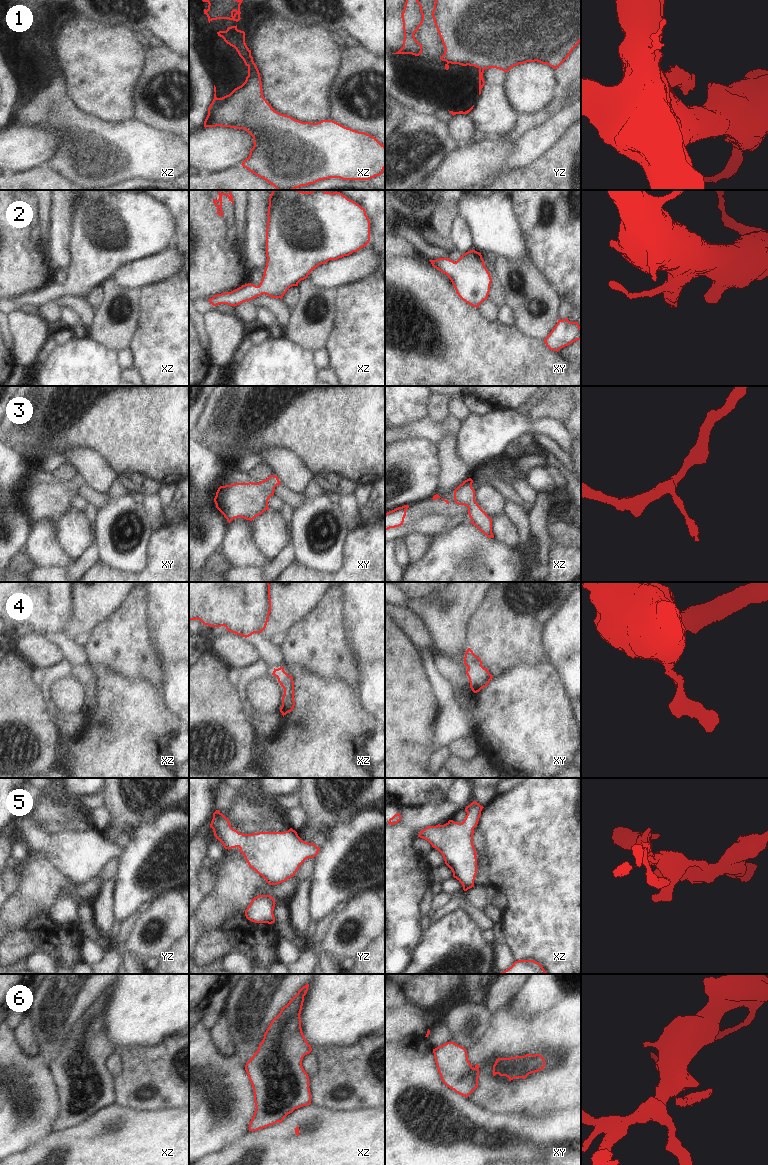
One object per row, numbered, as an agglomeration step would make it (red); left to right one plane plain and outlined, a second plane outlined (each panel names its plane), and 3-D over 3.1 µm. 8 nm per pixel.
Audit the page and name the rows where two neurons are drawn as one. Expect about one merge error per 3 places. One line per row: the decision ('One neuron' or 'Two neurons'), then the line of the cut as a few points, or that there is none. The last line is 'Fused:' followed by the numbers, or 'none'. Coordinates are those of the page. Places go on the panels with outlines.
1: Two neurons. Split along yz (479, 68), (484, 69)
2: One neuron. No split
3: One neuron. No split
4: One neuron. No split
5: One neuron. No split
6: Two neurons. Split along xy (474, 1068), (476, 1087)
Fused: 1, 6.

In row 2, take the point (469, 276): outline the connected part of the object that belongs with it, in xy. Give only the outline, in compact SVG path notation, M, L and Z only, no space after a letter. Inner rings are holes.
M468 251L456 262L449 258L429 261L434 268L448 276L458 296L469 305L478 308L488 299L492 279L481 253Z

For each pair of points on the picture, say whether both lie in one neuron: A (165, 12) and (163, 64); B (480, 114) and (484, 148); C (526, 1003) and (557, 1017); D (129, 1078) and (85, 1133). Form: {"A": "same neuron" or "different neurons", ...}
{"A": "different neurons", "B": "different neurons", "C": "different neurons", "D": "different neurons"}

